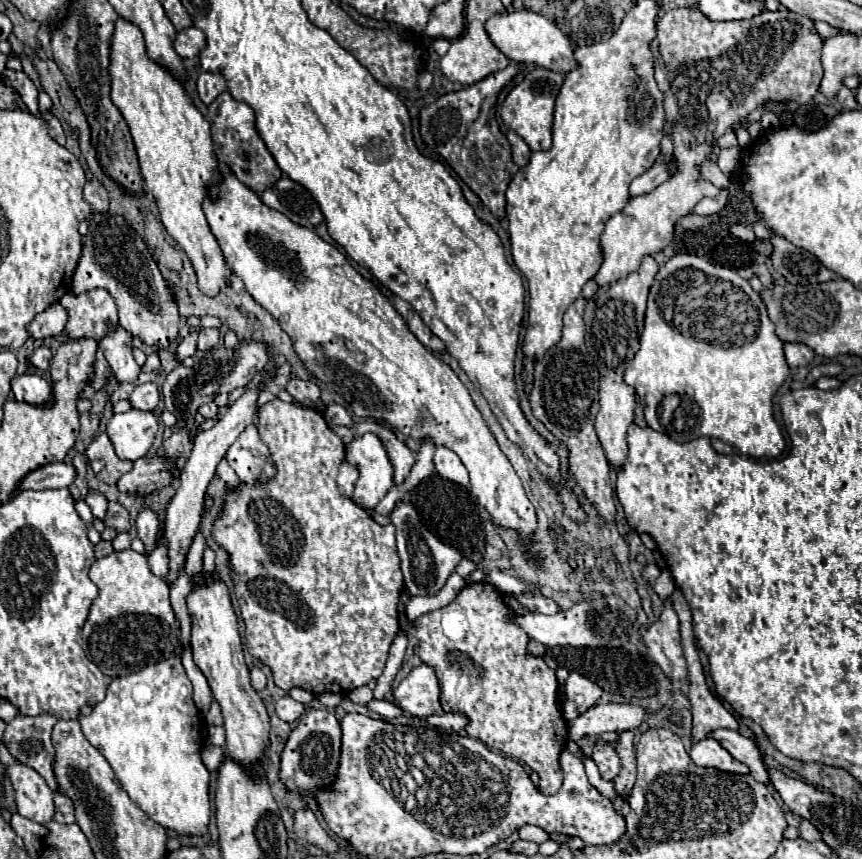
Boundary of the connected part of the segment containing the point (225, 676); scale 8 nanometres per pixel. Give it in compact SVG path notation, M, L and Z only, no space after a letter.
M198 572L192 578L192 590L186 596L188 614L192 620L192 636L190 646L194 654L194 664L206 676L214 700L222 708L224 728L226 728L226 750L240 764L258 762L268 748L268 732L270 720L266 714L266 706L258 692L250 686L248 666L244 662L242 640L238 632L238 618L234 614L228 586L216 574Z

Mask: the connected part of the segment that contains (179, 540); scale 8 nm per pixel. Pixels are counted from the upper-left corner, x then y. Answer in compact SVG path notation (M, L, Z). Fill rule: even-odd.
M270 364L264 368L264 378L258 386L254 388L248 388L226 412L226 416L220 418L220 422L208 430L208 432L200 432L196 438L194 438L194 448L192 448L192 456L186 460L184 464L184 472L180 474L180 486L174 494L174 498L170 500L168 504L168 510L166 510L166 530L164 530L164 538L168 540L168 554L170 554L170 572L166 576L166 582L170 584L176 576L178 576L178 568L180 564L184 562L184 556L188 552L188 546L192 542L192 536L196 534L198 530L198 524L200 524L200 512L202 512L202 502L204 502L204 494L206 494L206 488L210 484L210 480L214 478L216 474L216 466L218 462L226 456L226 450L236 442L236 438L240 436L240 432L244 432L244 428L248 424L252 424L256 412L258 412L258 394L266 388L266 384L274 378L274 370L276 366Z

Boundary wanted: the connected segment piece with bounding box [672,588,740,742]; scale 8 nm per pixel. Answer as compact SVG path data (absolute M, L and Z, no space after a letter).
M676 588L672 592L672 606L676 608L676 614L680 618L680 636L682 636L682 648L684 648L684 656L688 660L688 674L690 674L690 692L688 692L688 700L690 700L690 706L692 706L692 724L694 724L694 730L692 730L692 738L698 742L700 738L704 738L710 730L714 728L730 728L730 730L740 730L736 718L712 696L712 692L708 690L706 686L706 680L704 680L704 672L702 672L702 664L700 664L700 658L698 658L698 652L696 652L696 646L694 646L694 634L692 634L692 614L690 614L690 606L688 602L684 600L682 592Z

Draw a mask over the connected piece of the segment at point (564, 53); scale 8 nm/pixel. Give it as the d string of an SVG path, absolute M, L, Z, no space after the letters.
M528 10L512 12L512 14L508 14L508 12L496 14L494 18L488 20L486 30L488 30L488 36L492 38L492 42L514 62L536 64L536 66L548 68L552 72L562 72L562 74L568 74L568 72L572 72L572 68L576 68L572 44L568 42L564 32L554 22L544 18L542 14L528 12Z

